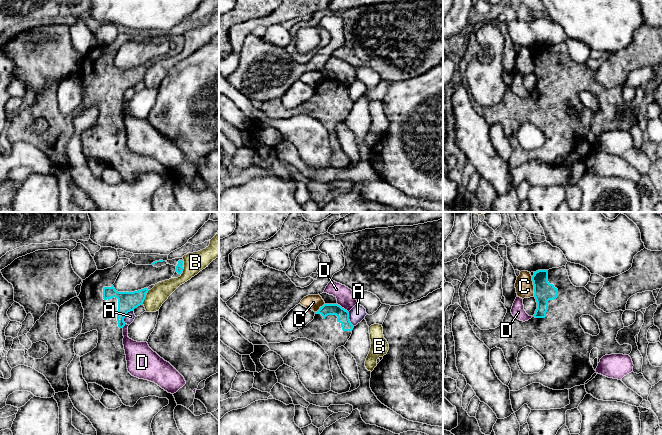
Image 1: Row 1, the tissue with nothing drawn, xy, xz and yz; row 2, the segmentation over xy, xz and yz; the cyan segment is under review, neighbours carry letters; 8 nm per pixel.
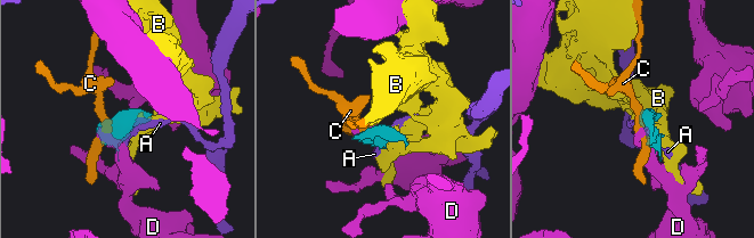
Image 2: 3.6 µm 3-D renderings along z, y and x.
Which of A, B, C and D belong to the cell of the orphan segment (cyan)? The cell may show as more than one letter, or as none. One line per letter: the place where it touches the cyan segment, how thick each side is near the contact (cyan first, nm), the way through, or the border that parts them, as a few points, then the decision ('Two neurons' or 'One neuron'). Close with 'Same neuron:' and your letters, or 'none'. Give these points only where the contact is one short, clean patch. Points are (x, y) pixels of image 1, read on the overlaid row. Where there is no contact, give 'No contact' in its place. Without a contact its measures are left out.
A: Touches cyan at xy (125, 315). Thickness 160 nm (cyan) against 80 nm. Two neurons
B: Touches cyan at xy (144, 299). Thickness 160 nm (cyan) against 150 nm. Two neurons
C: Touches cyan at yz (534, 286). Thickness 160 nm (cyan) against 150 nm. Boundary: yz (531, 276), (534, 296). Two neurons
D: Touches cyan at xz (343, 308). Thickness 100 nm (cyan) against 160 nm. Two neurons
Same neuron: none

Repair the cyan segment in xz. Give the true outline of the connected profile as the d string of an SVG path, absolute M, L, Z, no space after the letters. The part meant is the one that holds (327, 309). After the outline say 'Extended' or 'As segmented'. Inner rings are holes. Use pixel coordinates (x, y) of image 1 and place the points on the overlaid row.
M324 304L315 312L311 322L292 333L286 332L281 322L270 322L261 326L260 334L268 343L290 342L297 338L307 338L318 343L329 356L333 376L331 391L342 394L350 390L351 384L342 374L335 351L346 344L353 328L347 310L338 304Z. Extended

